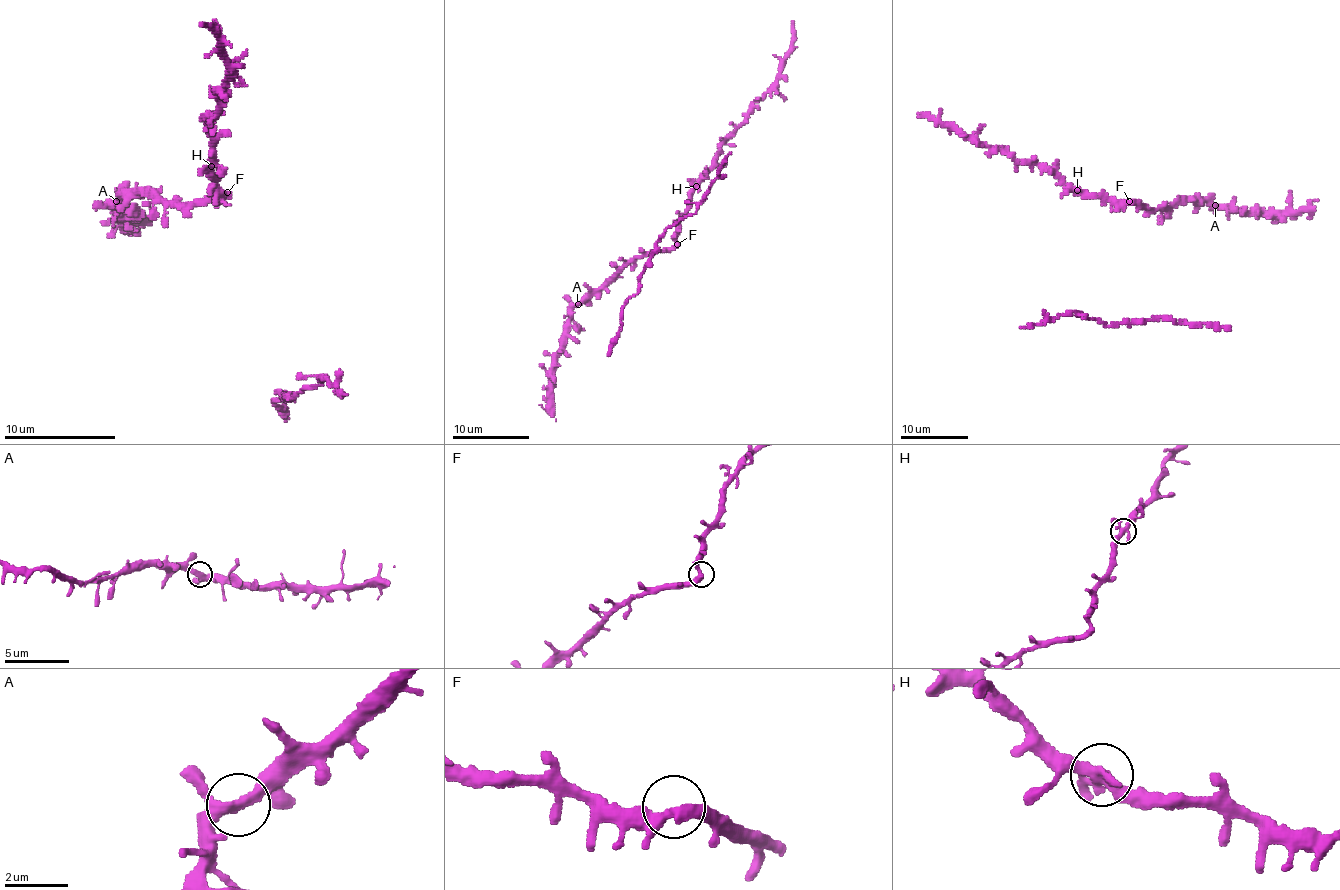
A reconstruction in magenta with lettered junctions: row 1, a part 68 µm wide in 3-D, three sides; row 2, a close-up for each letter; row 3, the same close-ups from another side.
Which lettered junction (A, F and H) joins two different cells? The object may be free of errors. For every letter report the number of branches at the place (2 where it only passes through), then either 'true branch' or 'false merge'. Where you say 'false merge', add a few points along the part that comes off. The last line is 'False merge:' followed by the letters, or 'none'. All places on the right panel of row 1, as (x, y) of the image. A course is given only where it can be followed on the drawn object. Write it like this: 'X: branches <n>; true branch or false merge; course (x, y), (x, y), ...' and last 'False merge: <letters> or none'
A: branches 3; true branch
F: branches 3; true branch
H: branches 3; true branch
False merge: none

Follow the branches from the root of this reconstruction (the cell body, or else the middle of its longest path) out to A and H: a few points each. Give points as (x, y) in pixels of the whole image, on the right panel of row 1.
A: (1137, 208), (1163, 209), (1186, 201), (1211, 202), (1215, 206)
H: (1137, 208), (1134, 203), (1111, 202), (1078, 190)

